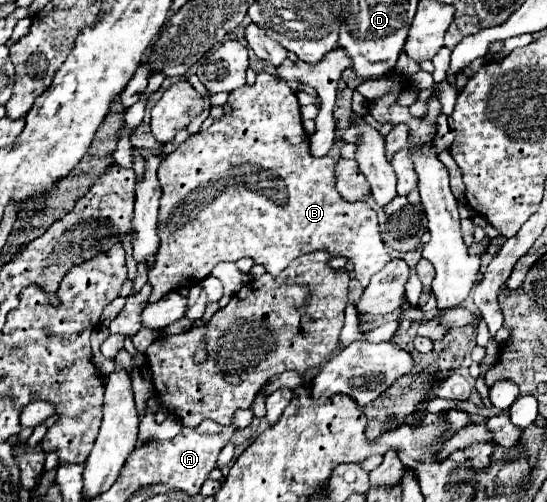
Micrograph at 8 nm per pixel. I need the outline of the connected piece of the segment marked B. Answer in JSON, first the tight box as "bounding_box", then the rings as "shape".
{"bounding_box":[148,70,392,302],"shape":[[[262,70],[254,84],[244,84],[230,92],[232,114],[214,122],[208,130],[192,134],[178,150],[168,154],[158,170],[162,186],[158,238],[160,250],[154,266],[148,270],[152,286],[150,302],[156,302],[170,290],[188,288],[204,280],[218,262],[236,262],[244,256],[264,266],[272,276],[280,274],[292,260],[314,250],[328,250],[334,256],[346,256],[354,262],[354,276],[366,288],[372,274],[392,258],[380,238],[376,212],[364,202],[348,202],[336,190],[332,156],[314,158],[308,148],[308,134],[302,128],[300,104],[292,88]]]}

